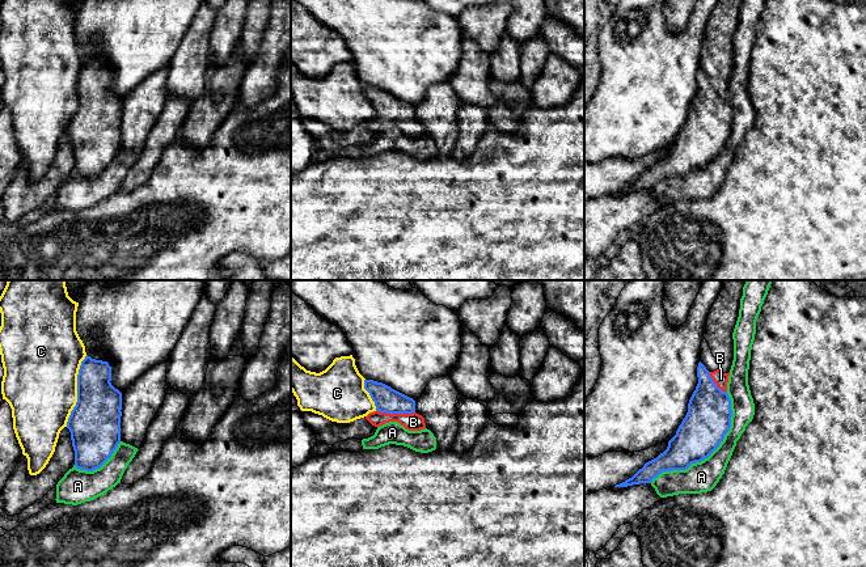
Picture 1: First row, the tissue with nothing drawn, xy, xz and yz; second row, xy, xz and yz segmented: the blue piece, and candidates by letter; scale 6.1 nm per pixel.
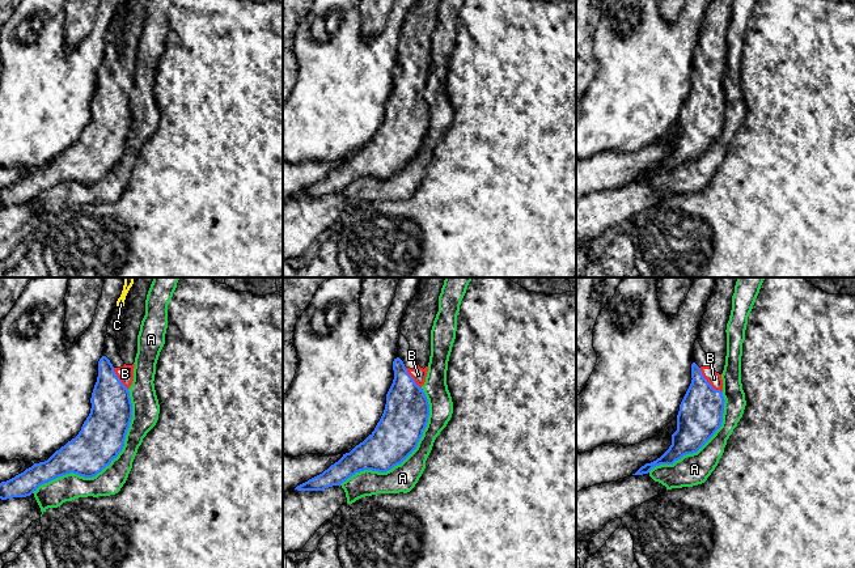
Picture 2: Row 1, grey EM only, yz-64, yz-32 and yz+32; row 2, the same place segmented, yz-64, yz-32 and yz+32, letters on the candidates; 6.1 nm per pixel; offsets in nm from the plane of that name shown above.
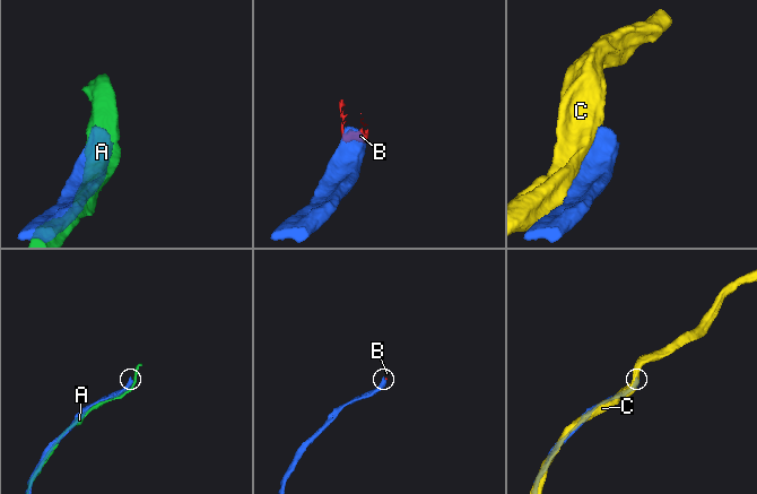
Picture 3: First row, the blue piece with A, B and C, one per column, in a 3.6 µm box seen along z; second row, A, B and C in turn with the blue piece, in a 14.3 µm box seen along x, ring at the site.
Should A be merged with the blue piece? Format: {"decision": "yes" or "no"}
{"decision": "no"}

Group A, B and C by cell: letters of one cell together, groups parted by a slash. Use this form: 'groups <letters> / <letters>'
groups A / B / C

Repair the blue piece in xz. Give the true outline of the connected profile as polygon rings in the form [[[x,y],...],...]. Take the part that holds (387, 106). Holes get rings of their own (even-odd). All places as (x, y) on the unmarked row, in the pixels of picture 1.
[[[364,86],[364,96],[375,109],[376,117],[366,126],[375,134],[398,128],[409,137],[426,135],[424,124],[415,119],[415,107],[390,93],[373,86]]]

